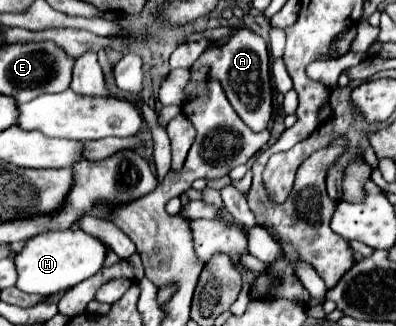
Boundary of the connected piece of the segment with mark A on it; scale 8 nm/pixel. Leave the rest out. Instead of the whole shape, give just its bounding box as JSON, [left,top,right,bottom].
[194,30,274,132]

